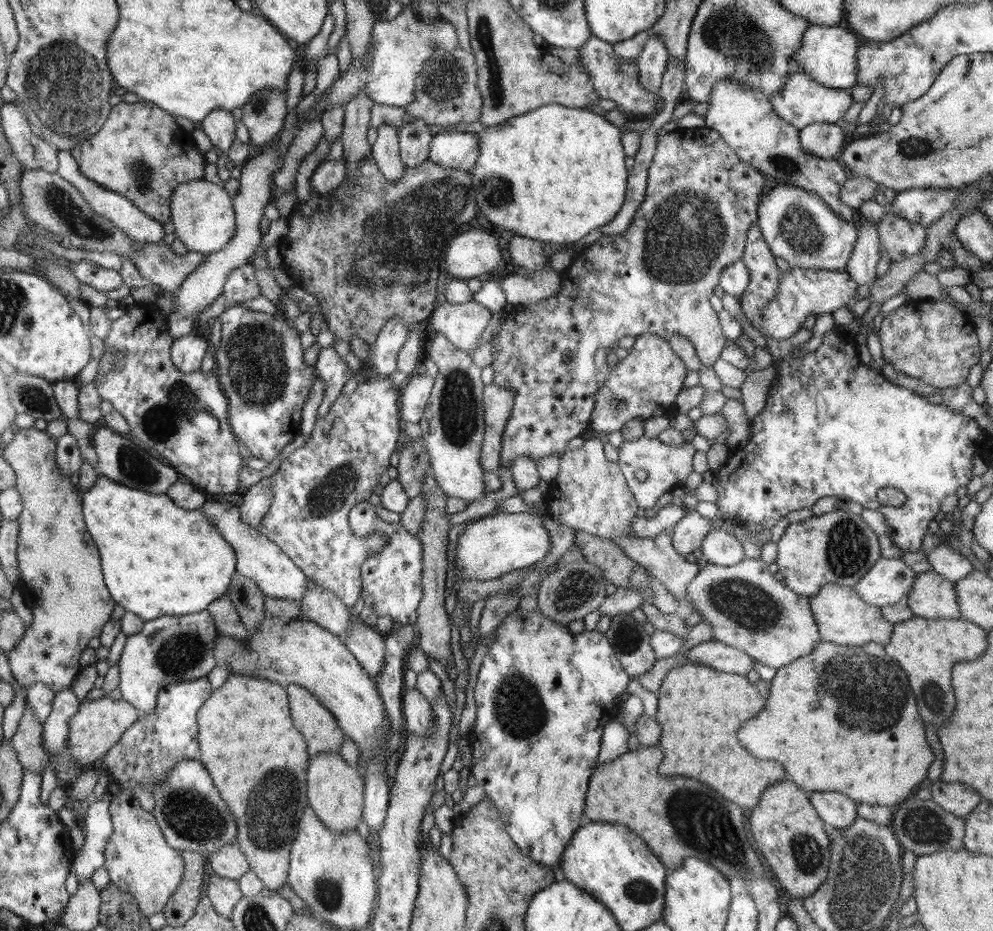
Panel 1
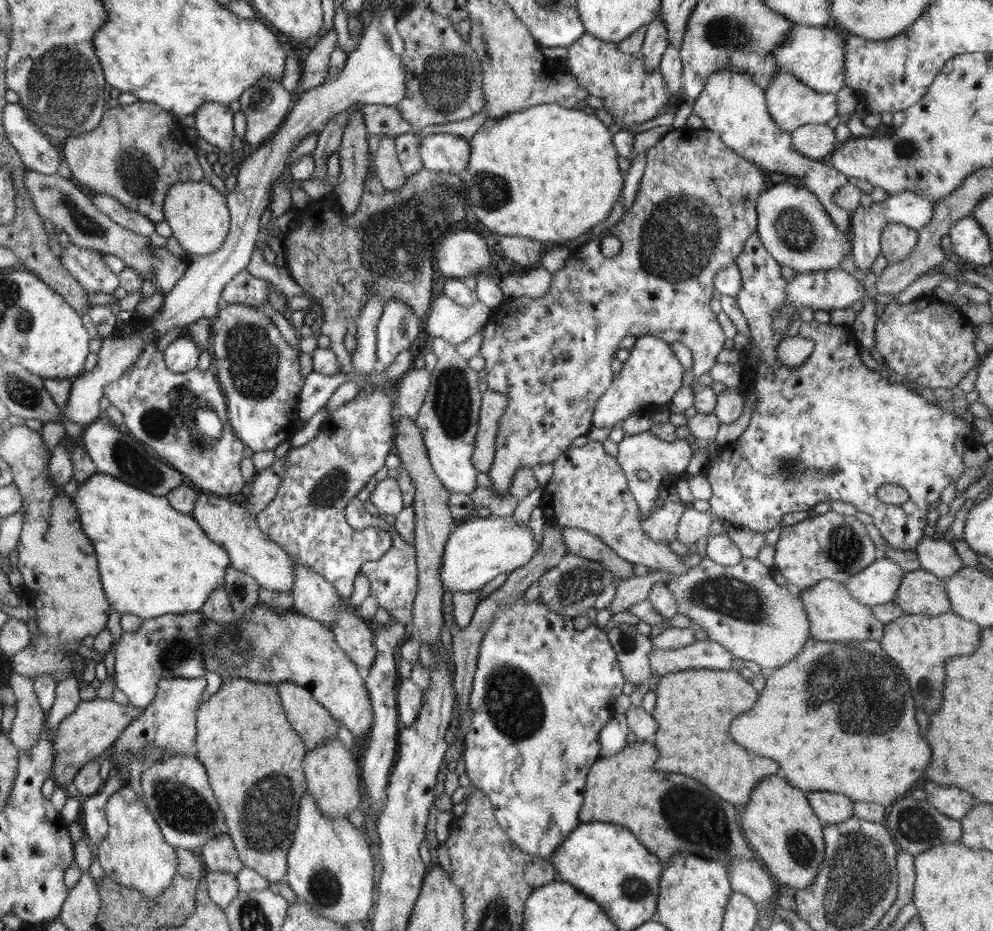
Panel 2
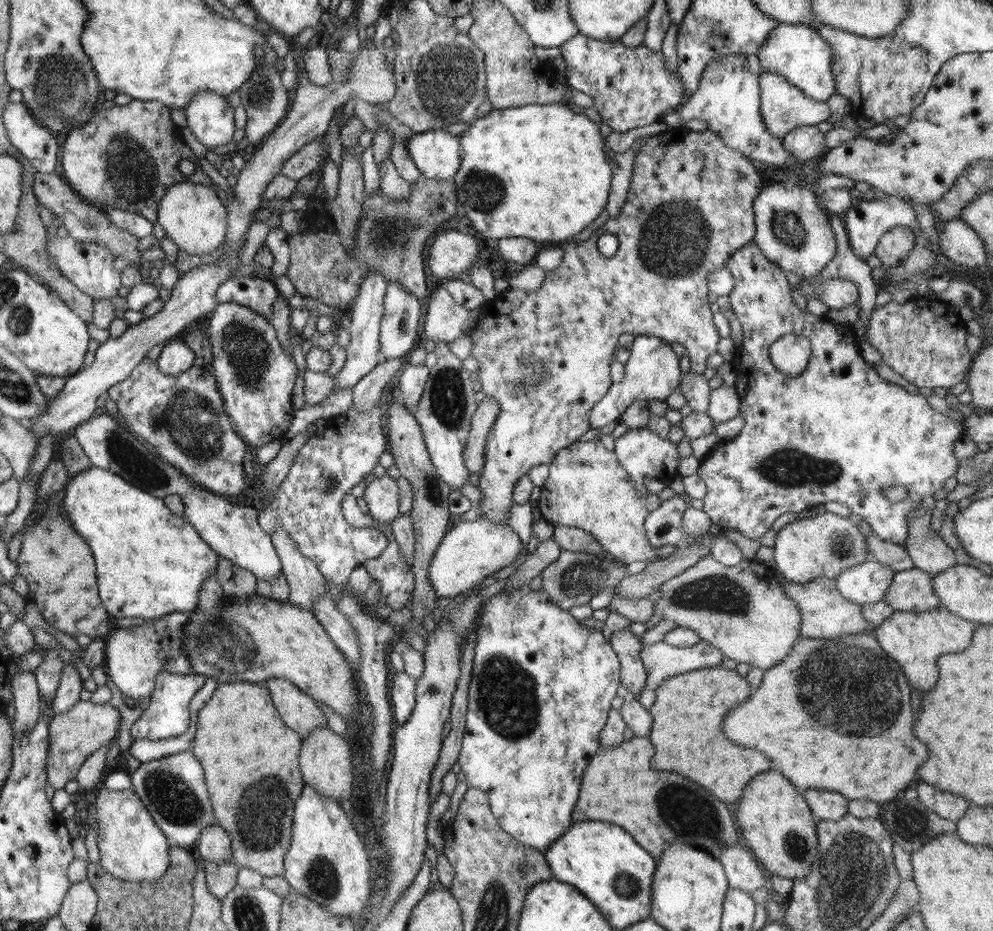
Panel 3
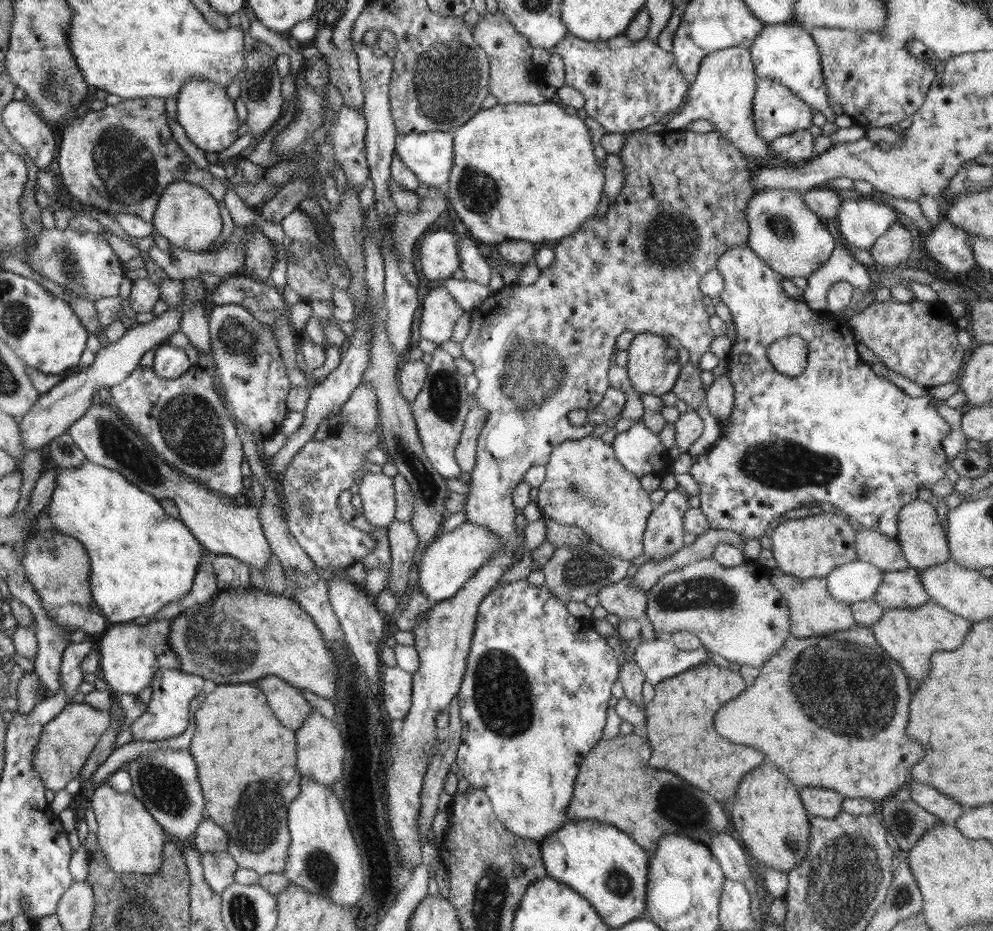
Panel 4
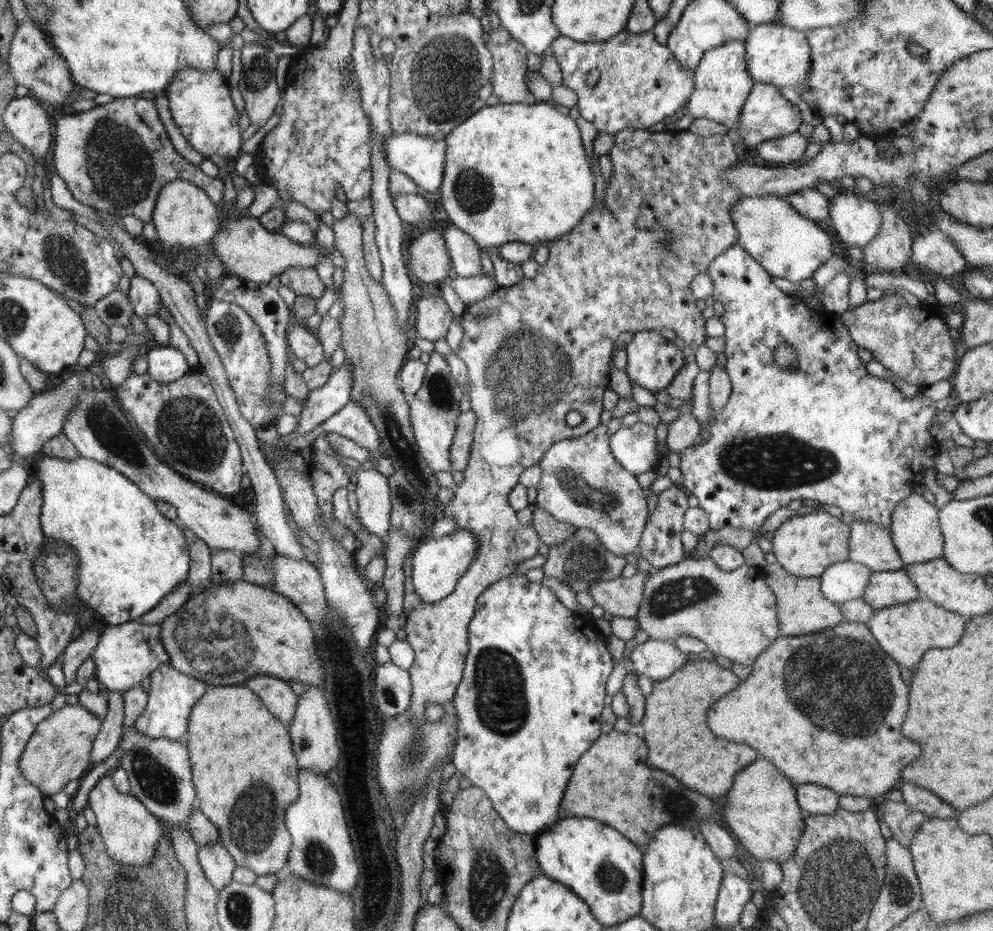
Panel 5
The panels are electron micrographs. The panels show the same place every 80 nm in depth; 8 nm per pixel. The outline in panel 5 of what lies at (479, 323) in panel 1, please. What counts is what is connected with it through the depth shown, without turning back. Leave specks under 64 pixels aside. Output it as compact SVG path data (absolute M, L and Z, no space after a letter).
M444 296L421 297L415 304L417 337L433 342L446 338L454 316Z

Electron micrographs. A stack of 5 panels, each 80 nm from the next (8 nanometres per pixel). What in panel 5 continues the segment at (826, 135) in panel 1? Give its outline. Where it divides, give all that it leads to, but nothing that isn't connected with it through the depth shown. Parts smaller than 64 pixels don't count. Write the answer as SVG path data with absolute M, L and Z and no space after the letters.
M794 131L793 133L761 142L754 149L762 160L789 163L803 158L808 145L808 138L800 135L798 131Z

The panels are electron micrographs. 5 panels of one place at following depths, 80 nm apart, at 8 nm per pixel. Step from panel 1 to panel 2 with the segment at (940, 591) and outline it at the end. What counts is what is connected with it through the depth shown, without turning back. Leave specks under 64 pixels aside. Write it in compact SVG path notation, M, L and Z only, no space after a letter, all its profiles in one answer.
M923 568L904 573L893 603L911 615L936 616L951 611L945 581Z

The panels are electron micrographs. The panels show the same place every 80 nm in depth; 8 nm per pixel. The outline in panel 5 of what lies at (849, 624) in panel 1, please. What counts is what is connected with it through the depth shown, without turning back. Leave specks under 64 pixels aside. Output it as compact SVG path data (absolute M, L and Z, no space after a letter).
M777 562L774 564L767 564L763 569L763 579L767 582L769 590L776 597L776 608L779 622L779 631L781 636L798 636L808 634L809 632L816 632L820 629L830 628L837 624L843 623L845 618L842 616L839 603L828 600L820 590L819 577L801 577L794 576L786 572L781 564Z

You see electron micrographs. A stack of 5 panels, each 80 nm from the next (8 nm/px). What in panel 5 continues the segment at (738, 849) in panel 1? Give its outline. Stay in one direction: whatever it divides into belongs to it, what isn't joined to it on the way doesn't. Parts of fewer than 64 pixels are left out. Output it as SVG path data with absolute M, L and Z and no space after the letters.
M608 732L592 743L578 759L564 798L560 802L560 819L588 817L621 832L630 842L647 848L653 834L664 825L681 824L699 831L699 824L719 817L710 798L684 788L674 776L646 766L648 748L642 738L627 733Z

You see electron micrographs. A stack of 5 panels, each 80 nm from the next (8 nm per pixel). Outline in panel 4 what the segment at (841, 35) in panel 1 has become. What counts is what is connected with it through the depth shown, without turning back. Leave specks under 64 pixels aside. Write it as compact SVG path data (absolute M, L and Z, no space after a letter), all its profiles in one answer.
M790 22L764 25L763 30L758 31L749 51L758 78L772 78L779 81L813 110L822 112L827 122L837 122L838 115L831 108L823 81L820 51L810 33L800 25Z

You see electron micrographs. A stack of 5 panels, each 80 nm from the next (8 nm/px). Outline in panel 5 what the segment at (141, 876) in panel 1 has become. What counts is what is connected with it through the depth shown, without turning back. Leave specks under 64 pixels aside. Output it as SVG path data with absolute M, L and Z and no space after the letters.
M111 775L100 777L91 788L88 807L96 814L96 827L112 860L137 867L147 865L152 860L156 845L167 830L159 818L150 814L140 800L130 793L120 792L115 787Z

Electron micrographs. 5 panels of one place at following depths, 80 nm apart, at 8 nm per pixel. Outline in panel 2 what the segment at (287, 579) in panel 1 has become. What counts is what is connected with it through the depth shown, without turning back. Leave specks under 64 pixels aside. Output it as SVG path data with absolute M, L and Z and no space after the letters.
M199 492L190 513L204 529L206 536L226 550L232 568L249 574L262 588L267 588L269 591L291 592L295 579L292 559L279 544L269 539L260 530L255 516L245 507L245 504L239 505L234 500L222 499L212 493Z

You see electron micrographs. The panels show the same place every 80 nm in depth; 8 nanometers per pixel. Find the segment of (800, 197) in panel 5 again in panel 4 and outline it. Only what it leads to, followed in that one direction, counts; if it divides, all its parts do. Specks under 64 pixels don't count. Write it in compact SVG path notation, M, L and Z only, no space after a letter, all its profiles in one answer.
M826 186L812 188L804 192L804 203L816 217L826 222L827 219L837 218L840 204L846 195Z

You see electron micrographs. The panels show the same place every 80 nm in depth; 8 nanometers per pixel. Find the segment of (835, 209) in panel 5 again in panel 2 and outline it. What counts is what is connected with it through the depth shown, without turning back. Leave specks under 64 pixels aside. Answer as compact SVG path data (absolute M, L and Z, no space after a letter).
M904 192L900 195L890 195L884 202L874 203L872 206L856 207L851 218L851 254L856 270L864 276L872 273L872 264L881 253L881 236L885 227L894 222L919 232L934 216L936 202L938 200L934 200L932 197Z

